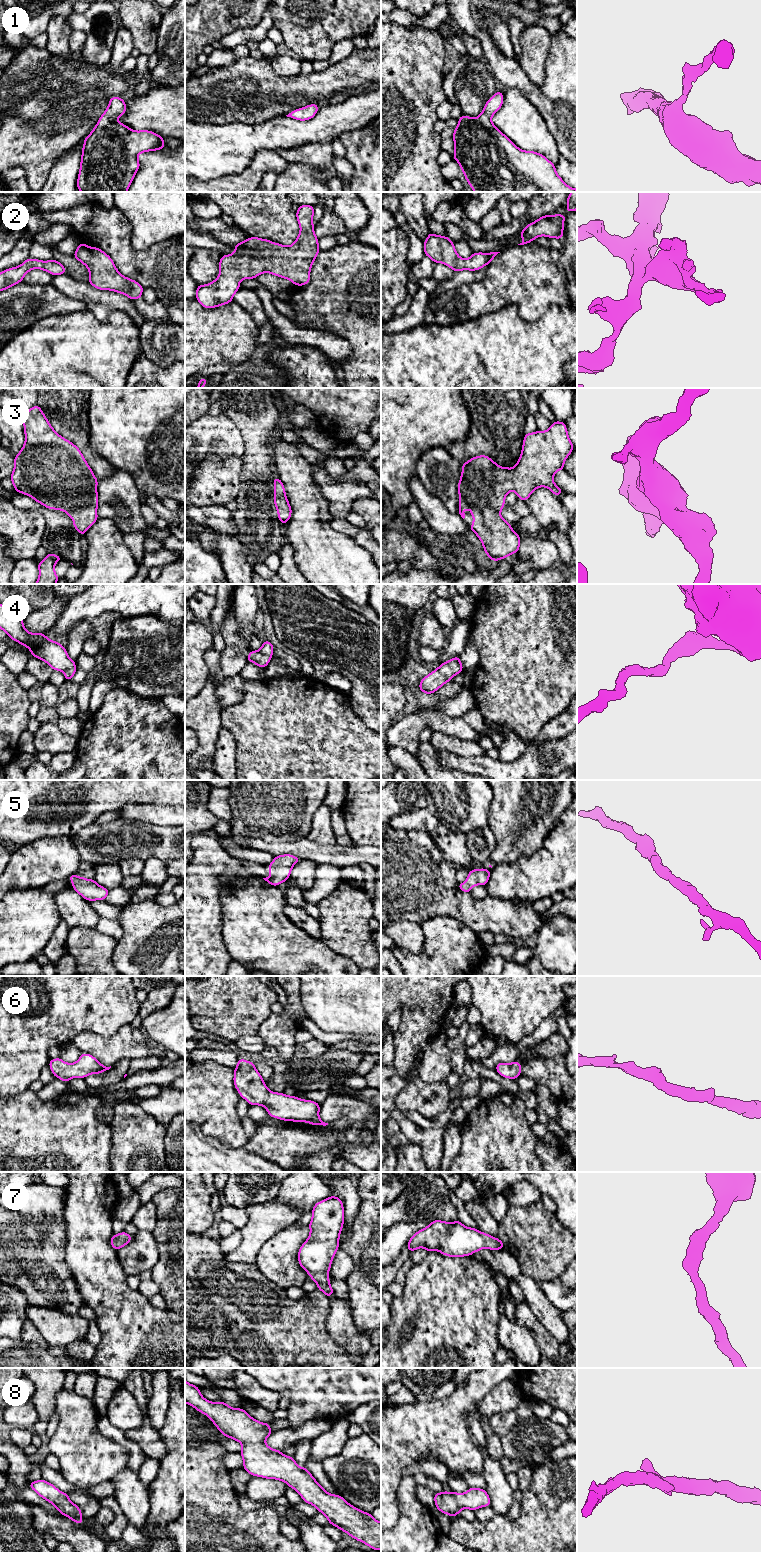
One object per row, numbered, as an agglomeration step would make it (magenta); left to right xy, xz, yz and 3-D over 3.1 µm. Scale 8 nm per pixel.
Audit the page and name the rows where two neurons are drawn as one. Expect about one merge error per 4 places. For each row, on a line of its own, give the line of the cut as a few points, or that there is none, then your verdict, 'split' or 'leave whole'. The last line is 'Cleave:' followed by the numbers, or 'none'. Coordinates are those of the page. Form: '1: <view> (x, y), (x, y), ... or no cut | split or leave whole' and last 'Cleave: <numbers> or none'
1: no cut | leave whole
2: no cut | leave whole
3: no cut | leave whole
4: no cut | leave whole
5: no cut | leave whole
6: no cut | leave whole
7: no cut | leave whole
8: no cut | leave whole
Cleave: none

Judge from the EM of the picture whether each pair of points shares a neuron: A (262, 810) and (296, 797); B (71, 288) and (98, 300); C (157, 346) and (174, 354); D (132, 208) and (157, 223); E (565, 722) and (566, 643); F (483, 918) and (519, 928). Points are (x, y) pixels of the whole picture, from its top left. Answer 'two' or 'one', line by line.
A: one
B: one
C: one
D: one
E: two
F: one

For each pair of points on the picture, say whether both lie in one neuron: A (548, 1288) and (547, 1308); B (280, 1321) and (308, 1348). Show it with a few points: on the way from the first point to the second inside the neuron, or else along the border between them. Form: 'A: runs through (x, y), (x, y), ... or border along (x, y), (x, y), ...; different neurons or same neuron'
A: border along (537, 1282), (549, 1301), (561, 1311); different neurons
B: runs through (287, 1328), (301, 1341); same neuron

